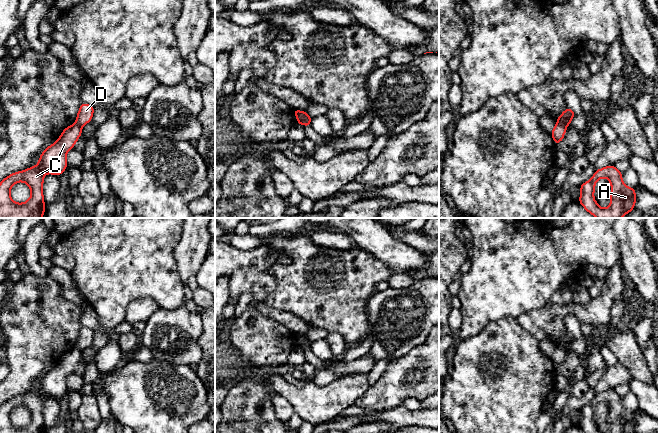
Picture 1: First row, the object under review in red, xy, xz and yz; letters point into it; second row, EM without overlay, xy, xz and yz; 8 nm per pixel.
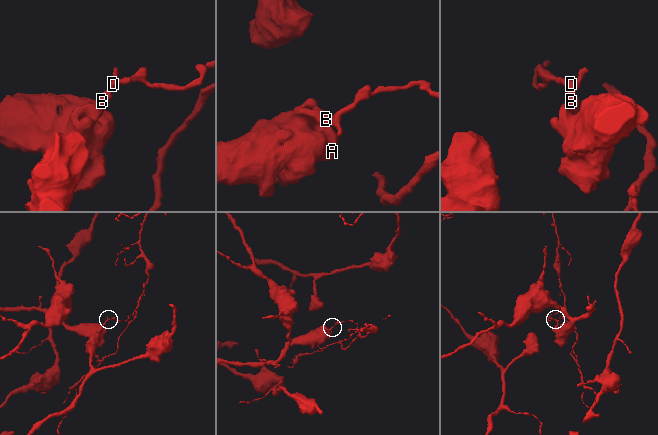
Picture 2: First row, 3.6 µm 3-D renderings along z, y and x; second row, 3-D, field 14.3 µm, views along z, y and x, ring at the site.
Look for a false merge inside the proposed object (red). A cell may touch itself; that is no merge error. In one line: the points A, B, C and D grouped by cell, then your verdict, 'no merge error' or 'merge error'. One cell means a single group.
A B C / D | merge error

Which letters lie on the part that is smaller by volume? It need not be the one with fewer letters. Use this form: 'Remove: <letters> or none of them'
Remove: D

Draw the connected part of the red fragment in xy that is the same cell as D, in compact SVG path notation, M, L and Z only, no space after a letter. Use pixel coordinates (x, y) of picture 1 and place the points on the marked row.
M81 103L79 111L76 116L76 123L80 127L83 127L87 123L91 122L93 114L94 114L94 106L87 103Z

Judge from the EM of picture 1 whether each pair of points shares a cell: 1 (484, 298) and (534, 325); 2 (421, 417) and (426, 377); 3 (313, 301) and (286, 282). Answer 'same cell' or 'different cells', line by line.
1: different cells
2: different cells
3: same cell

